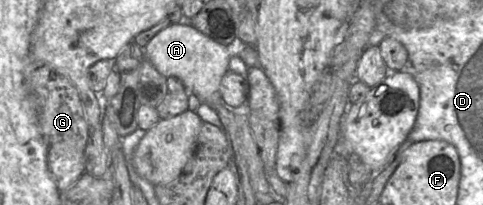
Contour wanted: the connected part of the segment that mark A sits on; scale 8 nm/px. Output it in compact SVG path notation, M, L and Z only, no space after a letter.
M170 24L158 32L143 47L144 57L165 78L179 78L190 95L201 103L208 100L222 100L219 87L222 77L228 70L230 56L225 46L215 42L190 25Z

